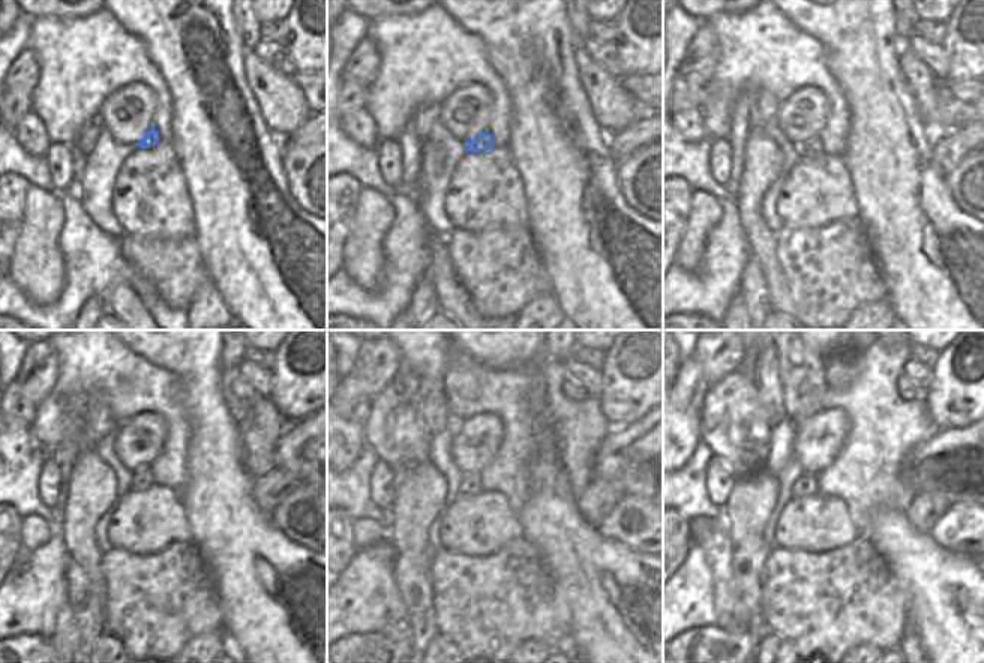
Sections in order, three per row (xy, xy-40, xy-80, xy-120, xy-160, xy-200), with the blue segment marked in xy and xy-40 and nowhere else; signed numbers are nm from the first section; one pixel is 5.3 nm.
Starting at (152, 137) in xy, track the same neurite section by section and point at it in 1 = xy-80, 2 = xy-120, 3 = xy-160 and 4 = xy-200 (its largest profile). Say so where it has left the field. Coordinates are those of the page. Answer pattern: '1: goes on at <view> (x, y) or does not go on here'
1: goes on at xy-80 (813, 146)
2: goes on at xy-120 (141, 480)
3: goes on at xy-160 (470, 483)
4: goes on at xy-200 (804, 485)

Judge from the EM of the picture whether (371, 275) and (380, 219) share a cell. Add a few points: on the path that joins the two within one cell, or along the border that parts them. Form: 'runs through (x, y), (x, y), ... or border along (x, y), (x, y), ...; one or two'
runs through (371, 261), (371, 233); one

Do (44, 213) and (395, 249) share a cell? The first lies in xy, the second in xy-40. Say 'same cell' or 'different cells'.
different cells

